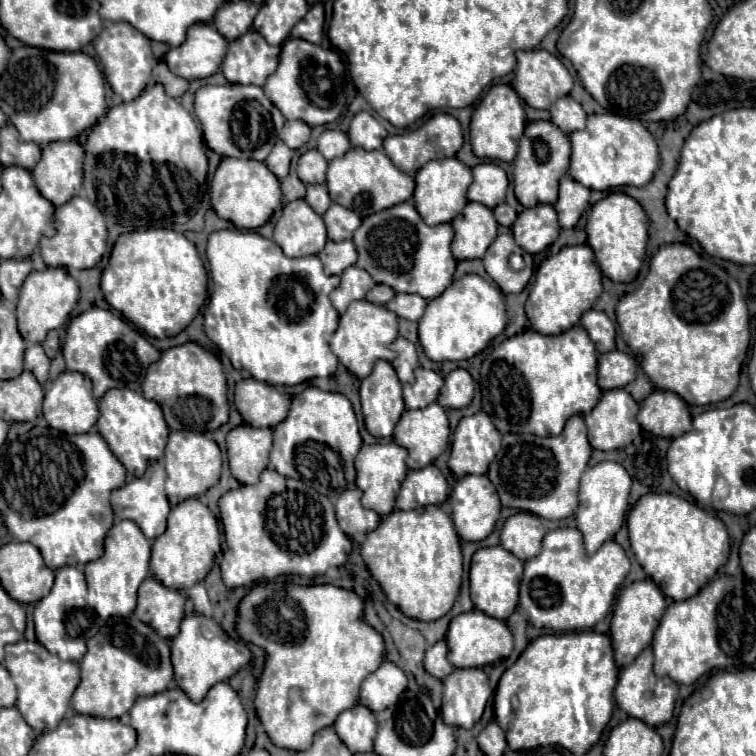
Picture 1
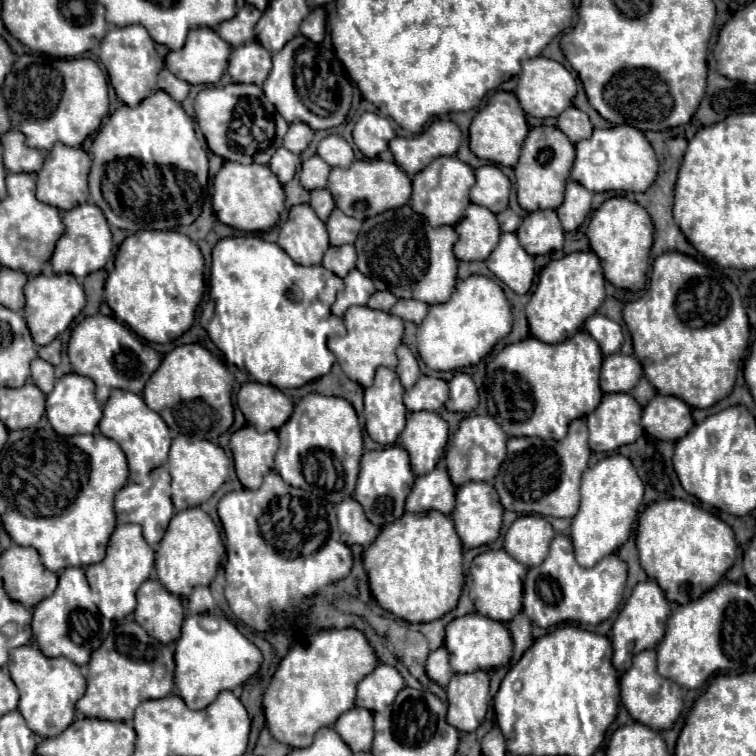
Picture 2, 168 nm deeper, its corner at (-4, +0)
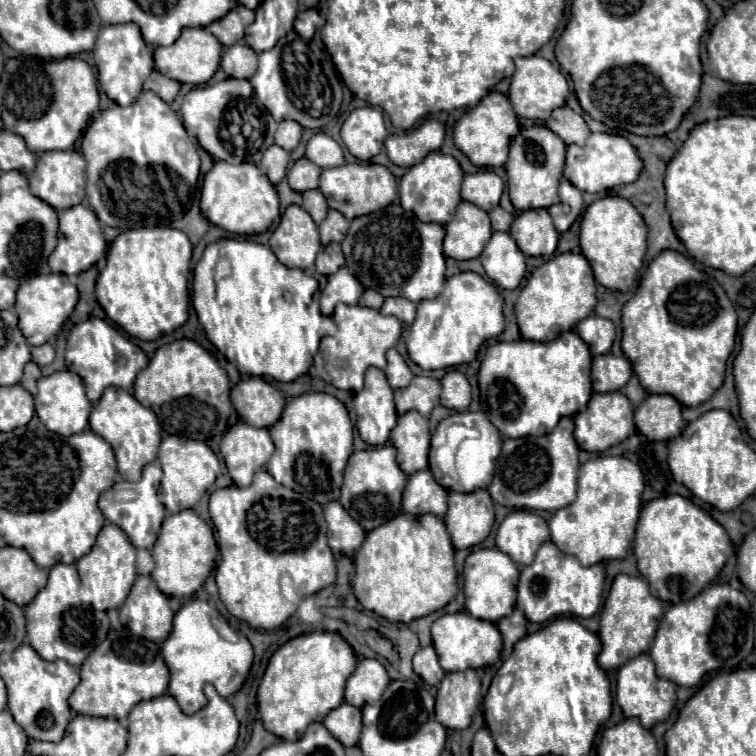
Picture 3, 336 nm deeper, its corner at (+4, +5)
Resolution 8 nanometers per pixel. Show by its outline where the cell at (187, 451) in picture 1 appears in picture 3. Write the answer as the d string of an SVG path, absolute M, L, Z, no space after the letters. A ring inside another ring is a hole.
M166 435L162 439L158 459L164 471L162 501L170 513L178 513L178 511L194 507L200 501L200 497L214 485L220 473L220 461L204 441L184 439L180 435Z

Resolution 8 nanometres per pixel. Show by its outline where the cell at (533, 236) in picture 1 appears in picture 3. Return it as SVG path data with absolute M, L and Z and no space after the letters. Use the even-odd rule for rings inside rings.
M528 209L520 213L510 227L510 235L524 255L534 257L552 255L558 243L558 231L546 209Z

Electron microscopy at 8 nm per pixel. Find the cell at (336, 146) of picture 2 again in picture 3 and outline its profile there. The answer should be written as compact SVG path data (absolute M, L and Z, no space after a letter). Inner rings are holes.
M316 133L306 145L306 157L318 167L338 167L344 163L342 147L326 133Z

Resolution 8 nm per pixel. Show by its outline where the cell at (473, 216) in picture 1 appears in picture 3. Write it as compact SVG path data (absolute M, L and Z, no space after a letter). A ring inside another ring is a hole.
M462 201L452 223L446 223L444 255L452 259L476 259L492 237L490 217L474 203Z

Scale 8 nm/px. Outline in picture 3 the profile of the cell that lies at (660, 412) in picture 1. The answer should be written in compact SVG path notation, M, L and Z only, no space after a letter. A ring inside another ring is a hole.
M648 395L634 411L634 423L650 441L668 441L682 433L682 405L672 395Z

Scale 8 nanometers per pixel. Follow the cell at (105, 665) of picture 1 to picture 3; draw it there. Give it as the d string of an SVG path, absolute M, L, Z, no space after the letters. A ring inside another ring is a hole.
M92 651L88 659L80 665L80 683L70 695L70 707L76 713L82 715L94 715L94 717L114 717L118 721L126 719L130 709L144 699L154 699L166 693L168 687L168 667L164 667L162 657L154 657L146 663L126 661L118 655Z

